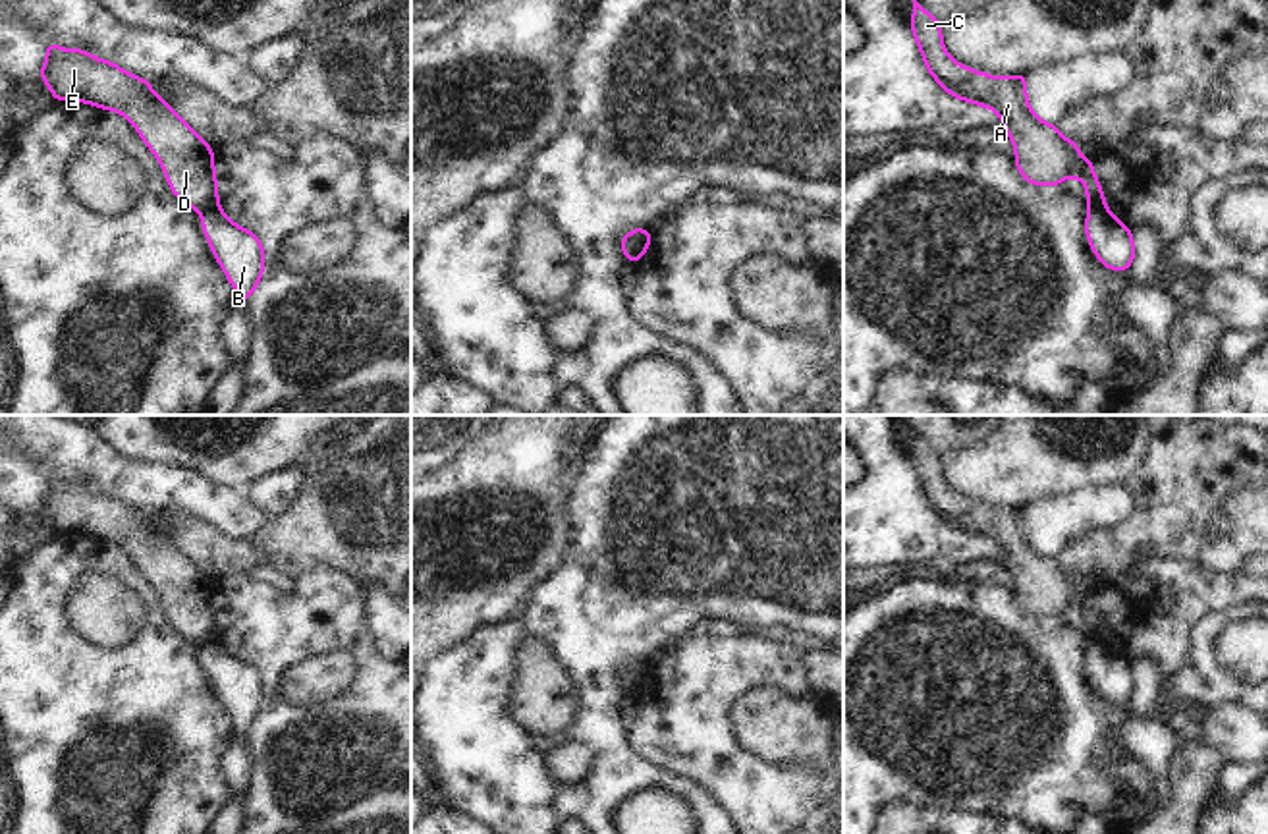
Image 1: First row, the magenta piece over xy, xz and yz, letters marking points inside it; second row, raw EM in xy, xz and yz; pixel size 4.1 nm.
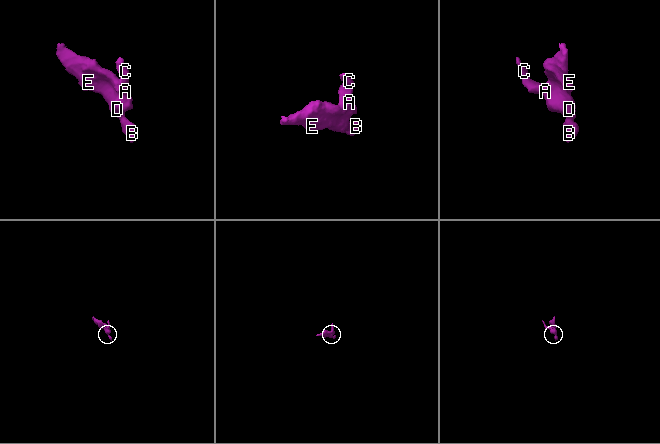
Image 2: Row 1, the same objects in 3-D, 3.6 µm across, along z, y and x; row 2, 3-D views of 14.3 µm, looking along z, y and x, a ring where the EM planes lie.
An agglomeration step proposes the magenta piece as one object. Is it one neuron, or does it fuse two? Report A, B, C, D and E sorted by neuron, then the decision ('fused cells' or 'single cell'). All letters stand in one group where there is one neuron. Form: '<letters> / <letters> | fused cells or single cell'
A C D E / B | fused cells

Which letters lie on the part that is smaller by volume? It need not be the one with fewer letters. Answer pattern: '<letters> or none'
B

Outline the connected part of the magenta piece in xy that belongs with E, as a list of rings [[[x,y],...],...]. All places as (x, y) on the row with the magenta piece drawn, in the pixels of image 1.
[[[56,41],[46,44],[39,77],[52,98],[81,100],[124,114],[160,160],[172,193],[201,214],[218,207],[214,149],[152,93],[152,83],[110,60],[95,58],[87,48],[73,52]]]

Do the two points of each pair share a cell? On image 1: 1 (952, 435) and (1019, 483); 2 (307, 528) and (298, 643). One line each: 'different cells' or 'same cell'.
1: different cells
2: different cells

